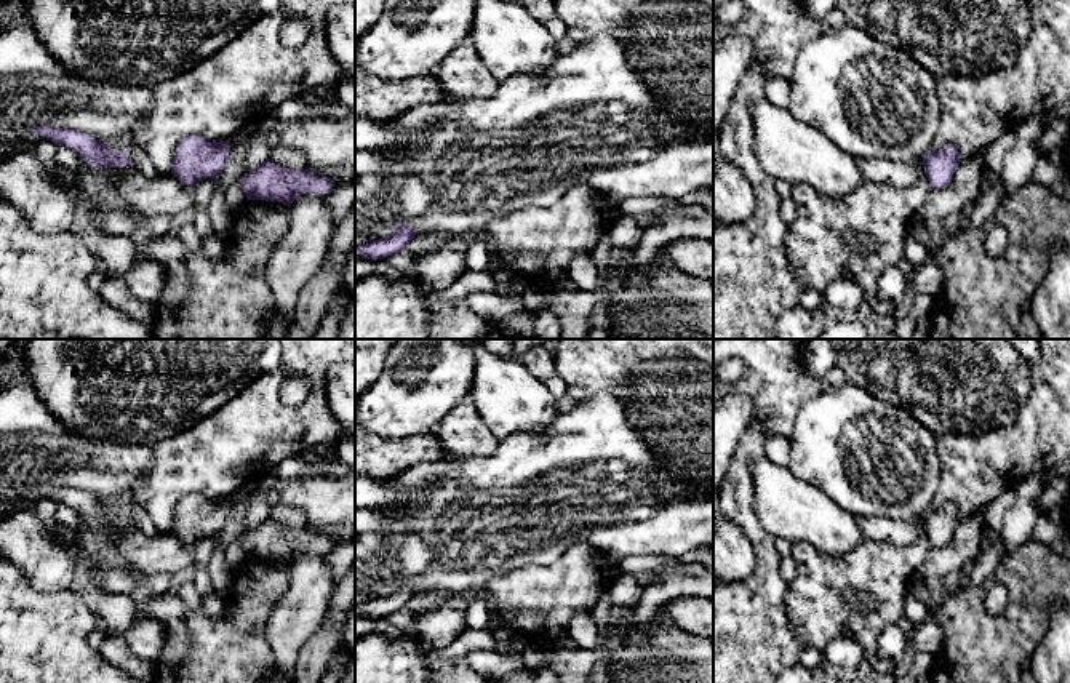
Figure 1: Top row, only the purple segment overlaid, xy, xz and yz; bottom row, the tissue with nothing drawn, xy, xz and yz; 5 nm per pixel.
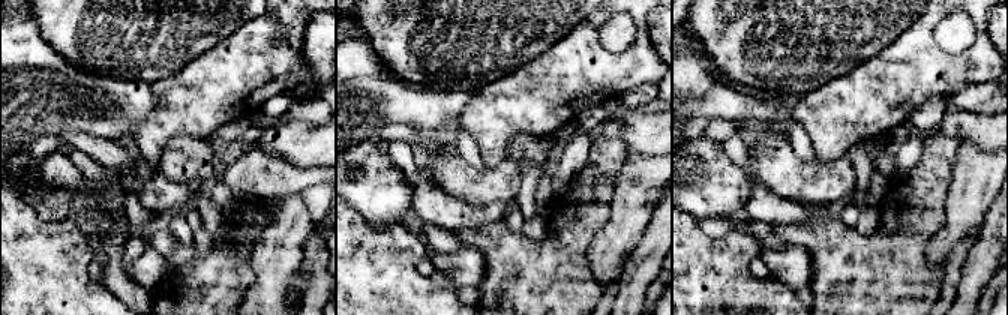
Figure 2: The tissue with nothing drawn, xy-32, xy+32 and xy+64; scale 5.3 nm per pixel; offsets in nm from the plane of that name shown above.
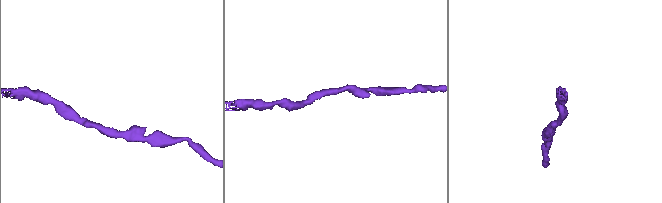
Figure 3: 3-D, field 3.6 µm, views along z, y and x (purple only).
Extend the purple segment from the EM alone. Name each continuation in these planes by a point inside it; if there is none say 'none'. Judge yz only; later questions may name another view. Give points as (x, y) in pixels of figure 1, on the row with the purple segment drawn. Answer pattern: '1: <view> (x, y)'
none

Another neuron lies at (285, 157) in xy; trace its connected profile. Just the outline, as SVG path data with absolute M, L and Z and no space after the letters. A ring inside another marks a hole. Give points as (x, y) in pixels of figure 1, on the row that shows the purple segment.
M272 141L269 160L286 170L305 170L305 157L296 150Z

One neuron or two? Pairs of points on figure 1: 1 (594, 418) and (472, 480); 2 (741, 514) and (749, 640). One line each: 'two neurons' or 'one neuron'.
1: one neuron
2: one neuron

